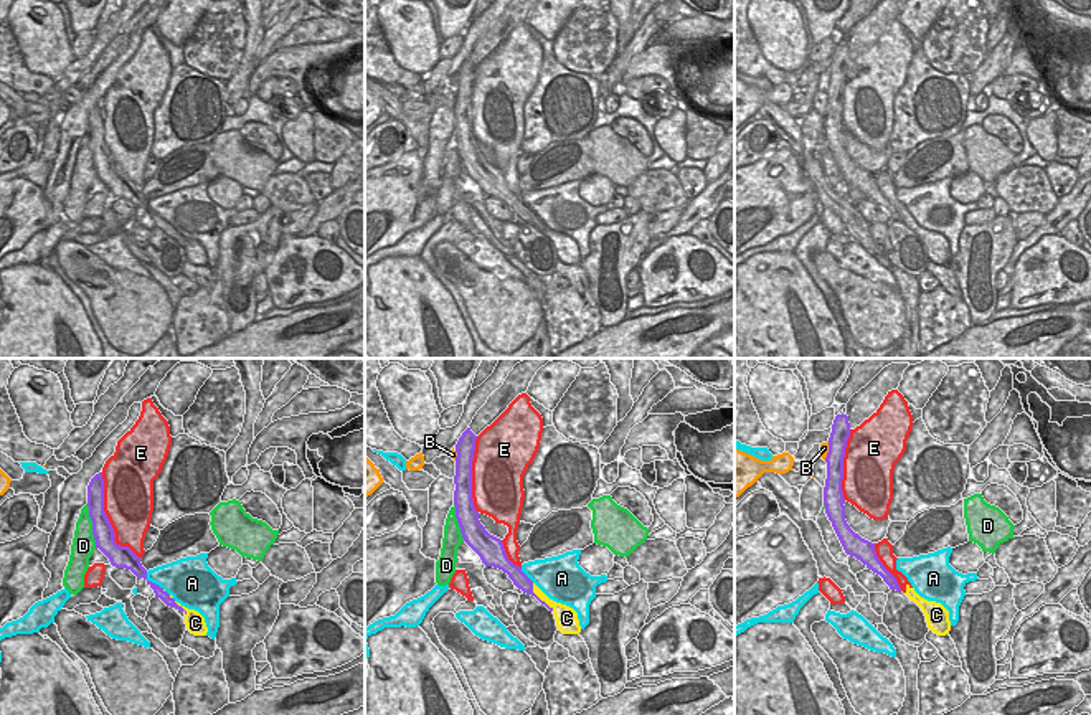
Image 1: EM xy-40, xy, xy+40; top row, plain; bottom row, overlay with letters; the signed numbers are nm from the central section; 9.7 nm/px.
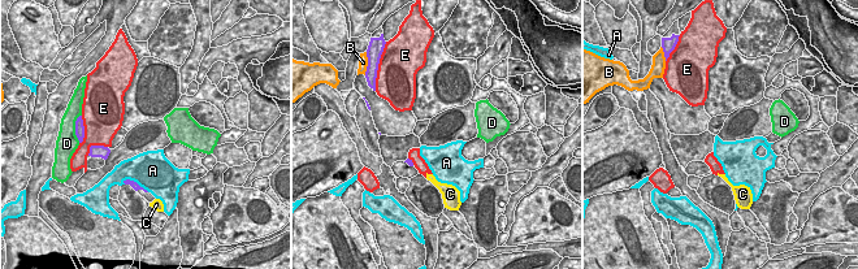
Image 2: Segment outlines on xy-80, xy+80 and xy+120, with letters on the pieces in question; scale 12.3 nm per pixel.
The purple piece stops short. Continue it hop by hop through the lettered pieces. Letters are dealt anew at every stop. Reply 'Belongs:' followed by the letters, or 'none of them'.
Belongs: none of them

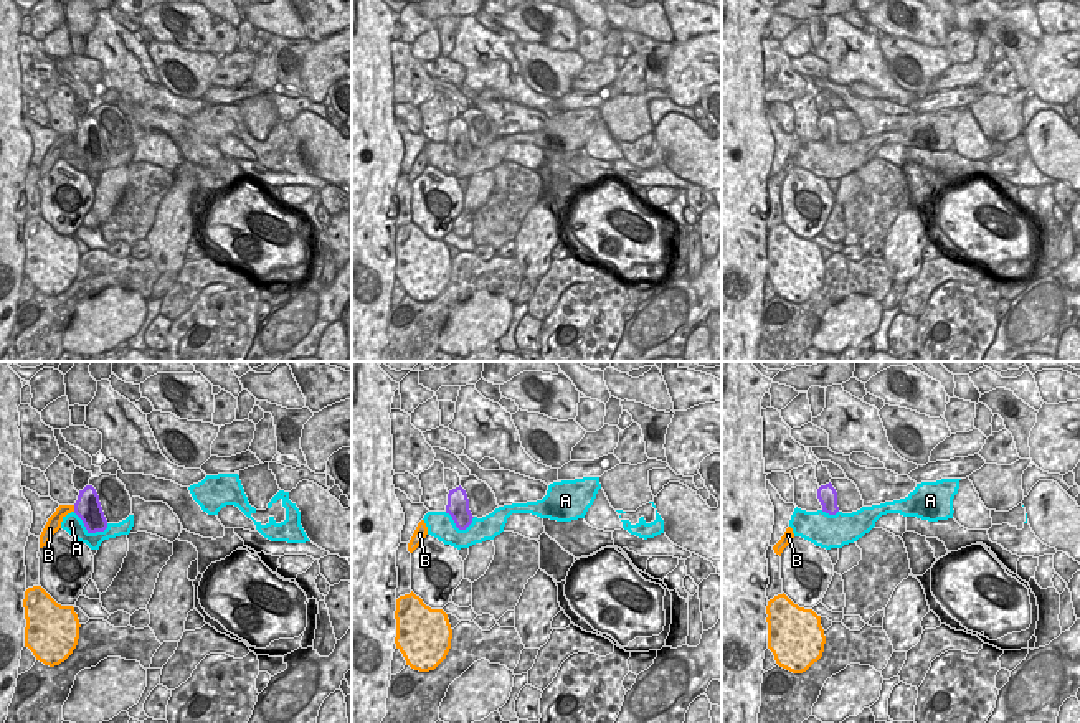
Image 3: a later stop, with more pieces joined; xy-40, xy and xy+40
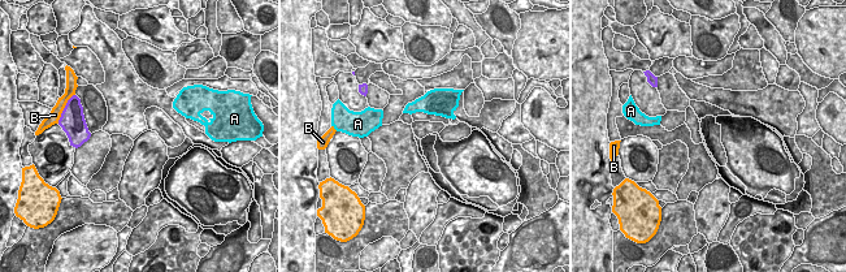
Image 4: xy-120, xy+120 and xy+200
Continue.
Belongs: none of them

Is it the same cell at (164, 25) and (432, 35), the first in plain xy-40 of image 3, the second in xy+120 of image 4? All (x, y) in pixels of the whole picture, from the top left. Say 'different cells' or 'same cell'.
different cells

